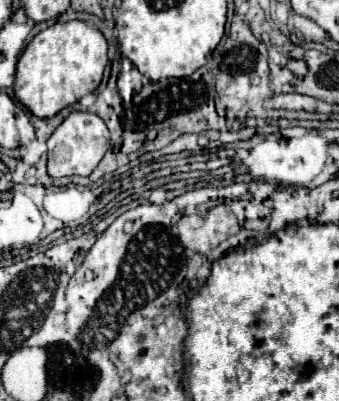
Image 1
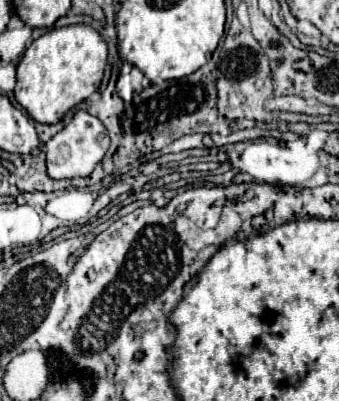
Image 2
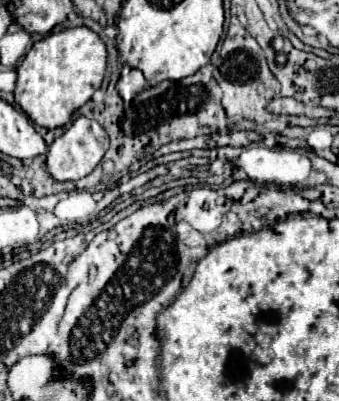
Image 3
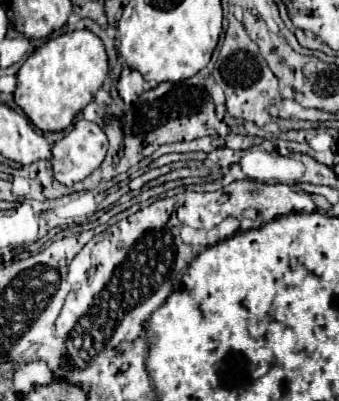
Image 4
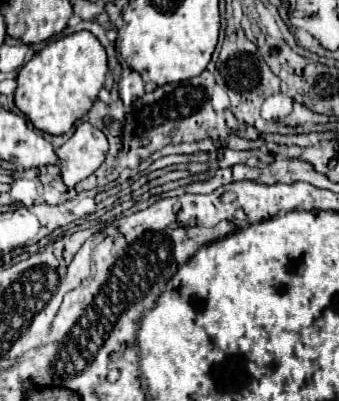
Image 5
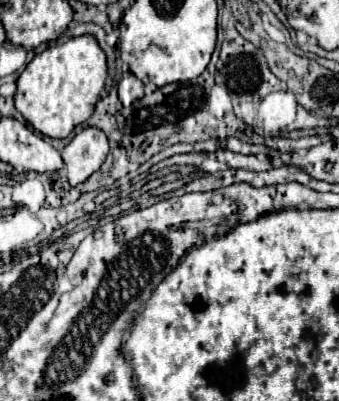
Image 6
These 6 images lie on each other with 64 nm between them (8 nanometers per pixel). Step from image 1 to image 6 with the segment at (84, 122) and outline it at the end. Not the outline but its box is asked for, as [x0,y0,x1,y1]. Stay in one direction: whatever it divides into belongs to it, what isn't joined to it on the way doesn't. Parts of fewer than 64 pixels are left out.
[62,128,108,186]

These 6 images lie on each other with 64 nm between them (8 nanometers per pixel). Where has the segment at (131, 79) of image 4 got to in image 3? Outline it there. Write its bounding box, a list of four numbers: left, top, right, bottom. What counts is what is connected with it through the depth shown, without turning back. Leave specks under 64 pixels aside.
[116,65,146,103]

